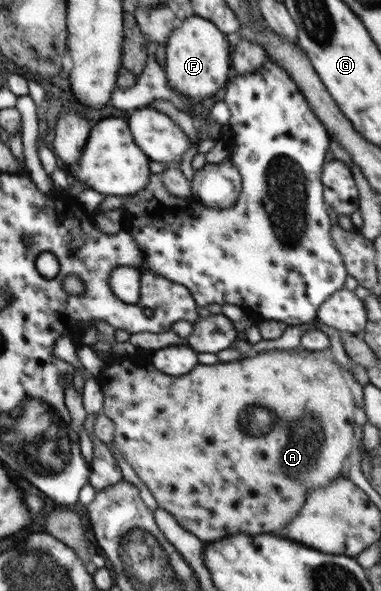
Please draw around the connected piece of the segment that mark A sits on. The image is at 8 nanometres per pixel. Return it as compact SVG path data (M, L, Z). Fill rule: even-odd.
M330 348L326 351L293 351L275 349L271 351L249 353L241 359L212 365L196 365L188 374L170 376L160 372L150 362L138 365L128 358L116 358L105 365L96 376L103 392L102 412L114 422L114 444L123 454L136 476L146 484L158 507L167 510L185 528L204 543L218 541L235 534L281 534L286 525L306 502L307 494L318 487L329 485L341 474L342 462L352 452L354 440L354 406L353 394L346 380L340 373L338 365L332 363Z

